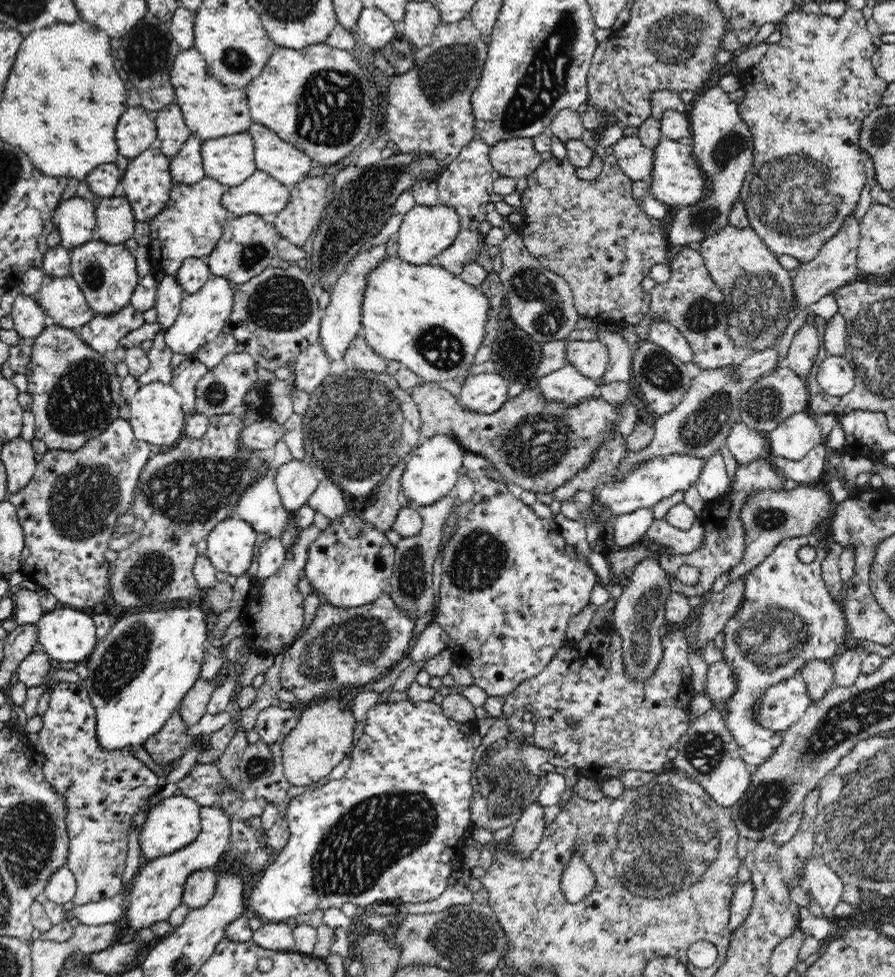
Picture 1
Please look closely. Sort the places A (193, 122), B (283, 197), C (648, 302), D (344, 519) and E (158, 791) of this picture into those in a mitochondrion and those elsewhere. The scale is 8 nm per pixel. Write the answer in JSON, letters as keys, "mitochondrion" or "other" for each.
{"A":"other","B":"other","C":"other","D":"other","E":"other"}

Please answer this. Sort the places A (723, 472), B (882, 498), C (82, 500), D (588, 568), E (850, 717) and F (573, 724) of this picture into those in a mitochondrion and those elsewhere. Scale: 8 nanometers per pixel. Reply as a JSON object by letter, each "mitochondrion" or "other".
{"A":"other","B":"other","C":"mitochondrion","D":"other","E":"mitochondrion","F":"mitochondrion"}

